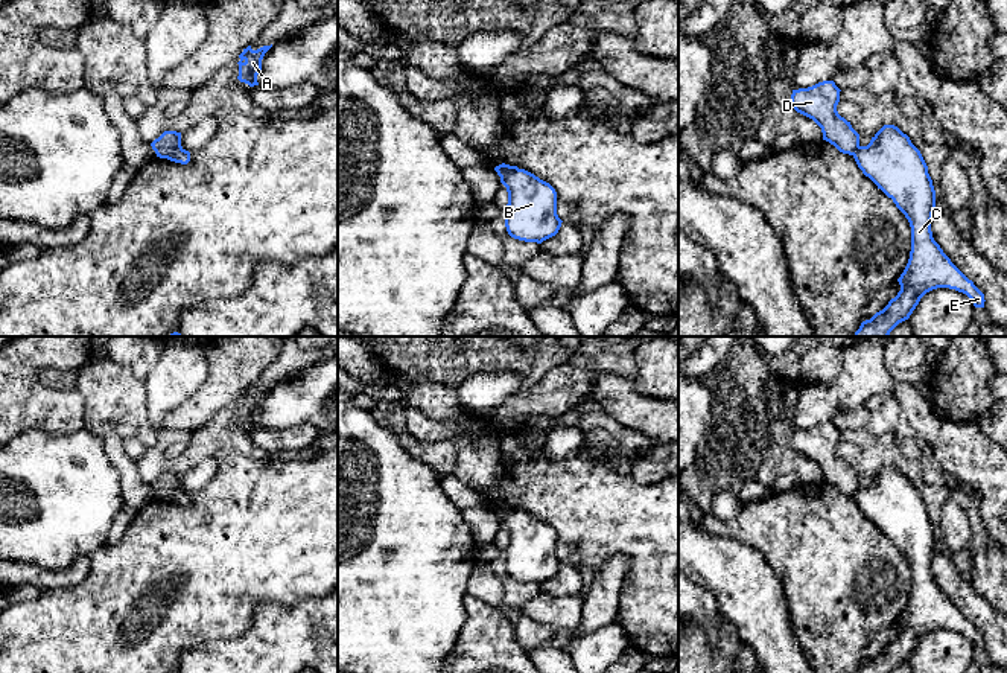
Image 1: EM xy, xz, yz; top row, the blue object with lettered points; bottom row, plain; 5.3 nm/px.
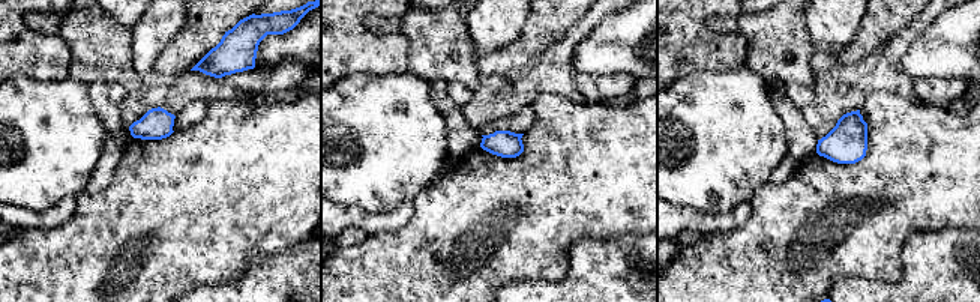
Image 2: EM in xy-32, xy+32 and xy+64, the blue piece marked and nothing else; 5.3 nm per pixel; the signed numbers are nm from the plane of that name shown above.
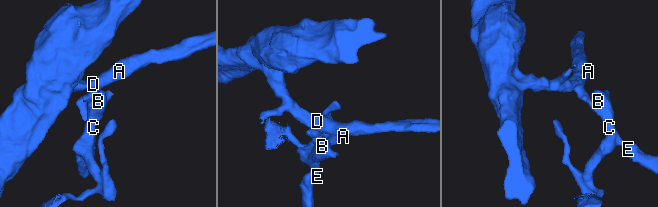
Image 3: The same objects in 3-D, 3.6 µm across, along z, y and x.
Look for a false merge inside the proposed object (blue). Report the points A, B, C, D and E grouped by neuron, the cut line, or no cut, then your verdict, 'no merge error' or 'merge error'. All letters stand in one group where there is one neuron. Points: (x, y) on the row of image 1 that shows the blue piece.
A D / B C E; cut in xz along (517, 168), (501, 177); merge error

